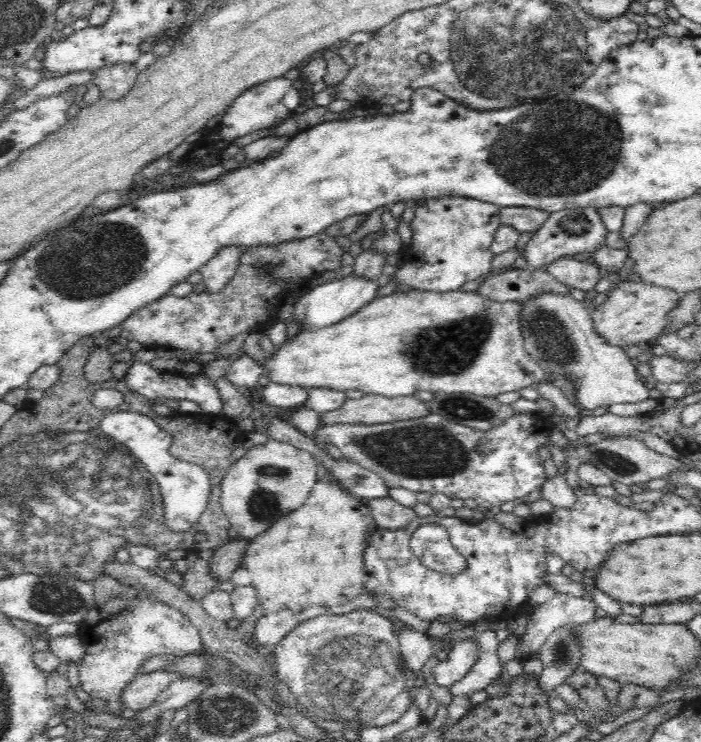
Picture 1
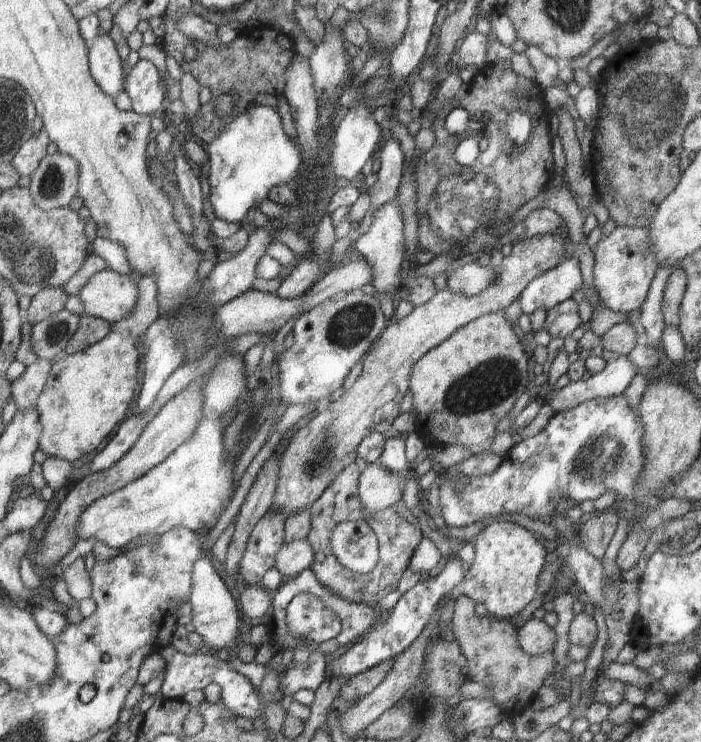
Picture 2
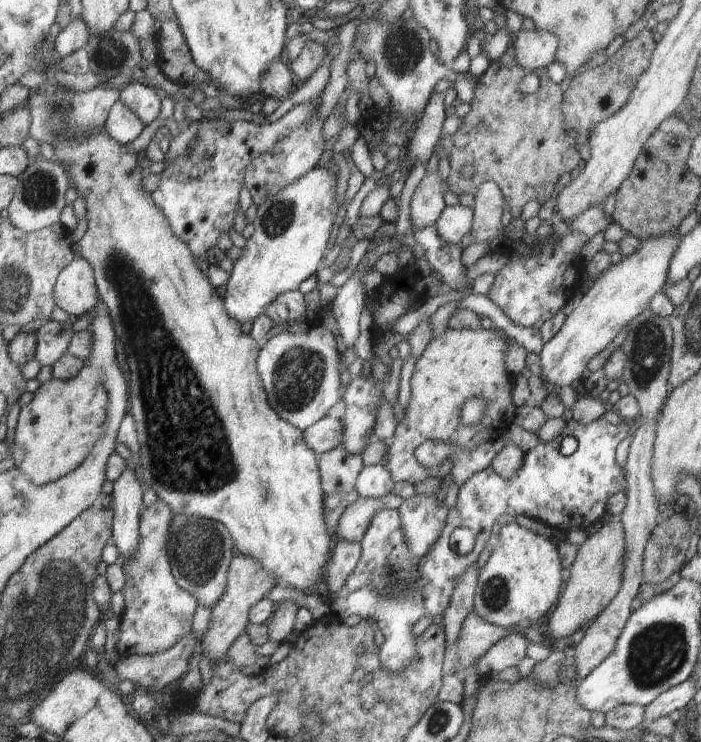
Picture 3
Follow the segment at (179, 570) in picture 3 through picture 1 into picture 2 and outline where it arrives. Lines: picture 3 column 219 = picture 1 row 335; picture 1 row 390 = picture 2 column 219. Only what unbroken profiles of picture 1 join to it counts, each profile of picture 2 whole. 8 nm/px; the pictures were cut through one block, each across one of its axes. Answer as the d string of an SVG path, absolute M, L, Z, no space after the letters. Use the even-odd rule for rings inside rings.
M204 553L195 563L192 569L192 588L189 602L192 605L194 630L203 638L202 644L210 648L226 649L238 646L239 627L241 625L238 617L238 604L232 597L230 591L213 564L214 558Z

